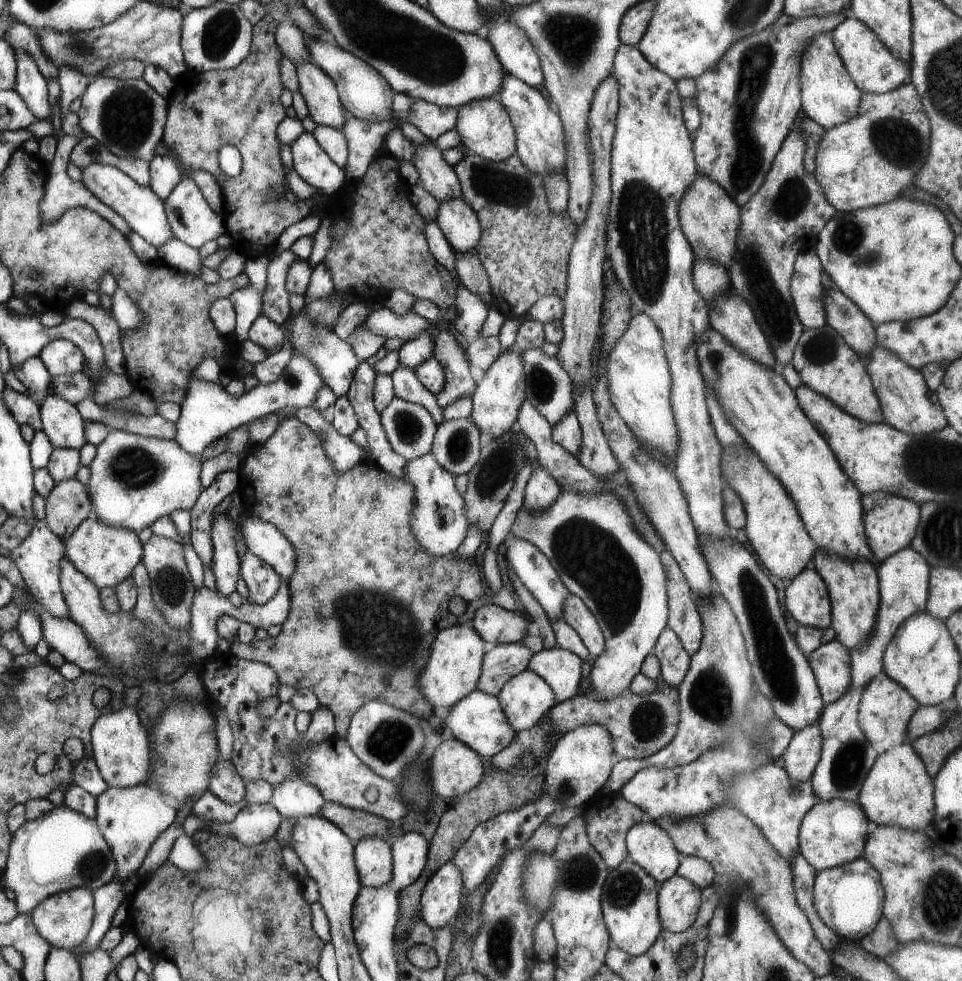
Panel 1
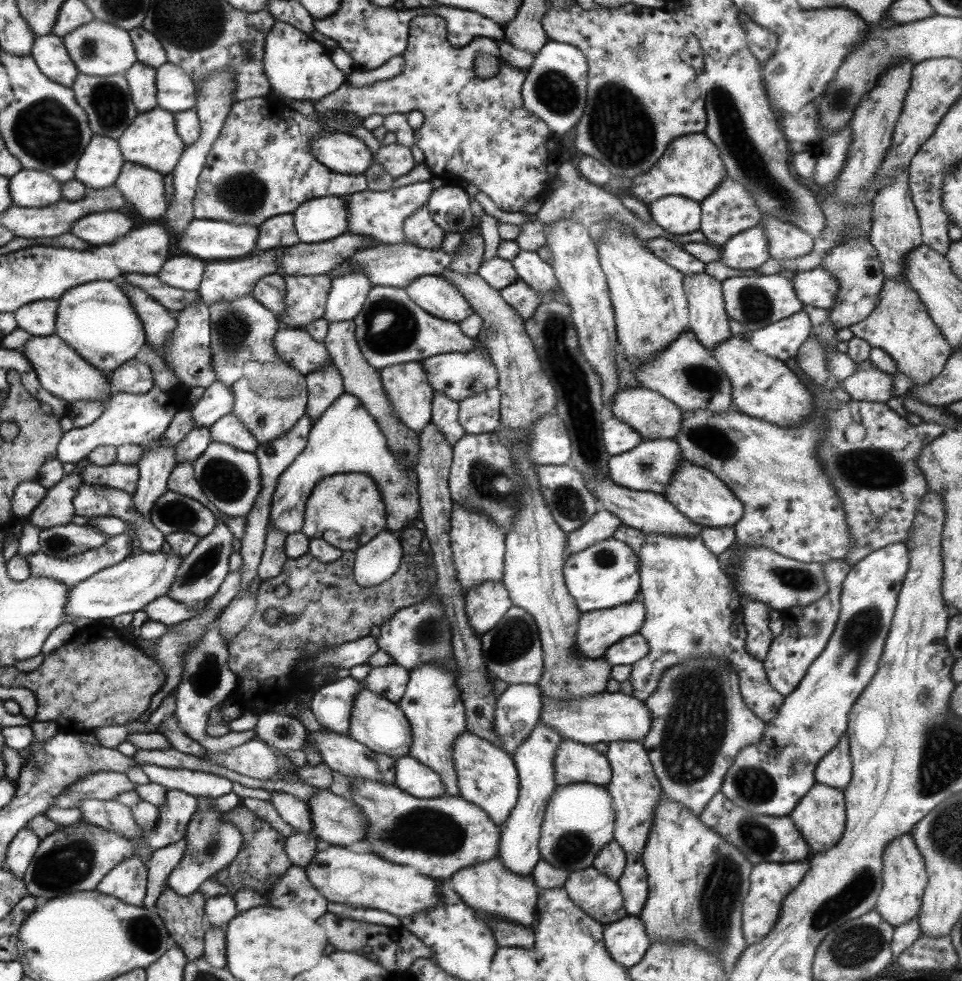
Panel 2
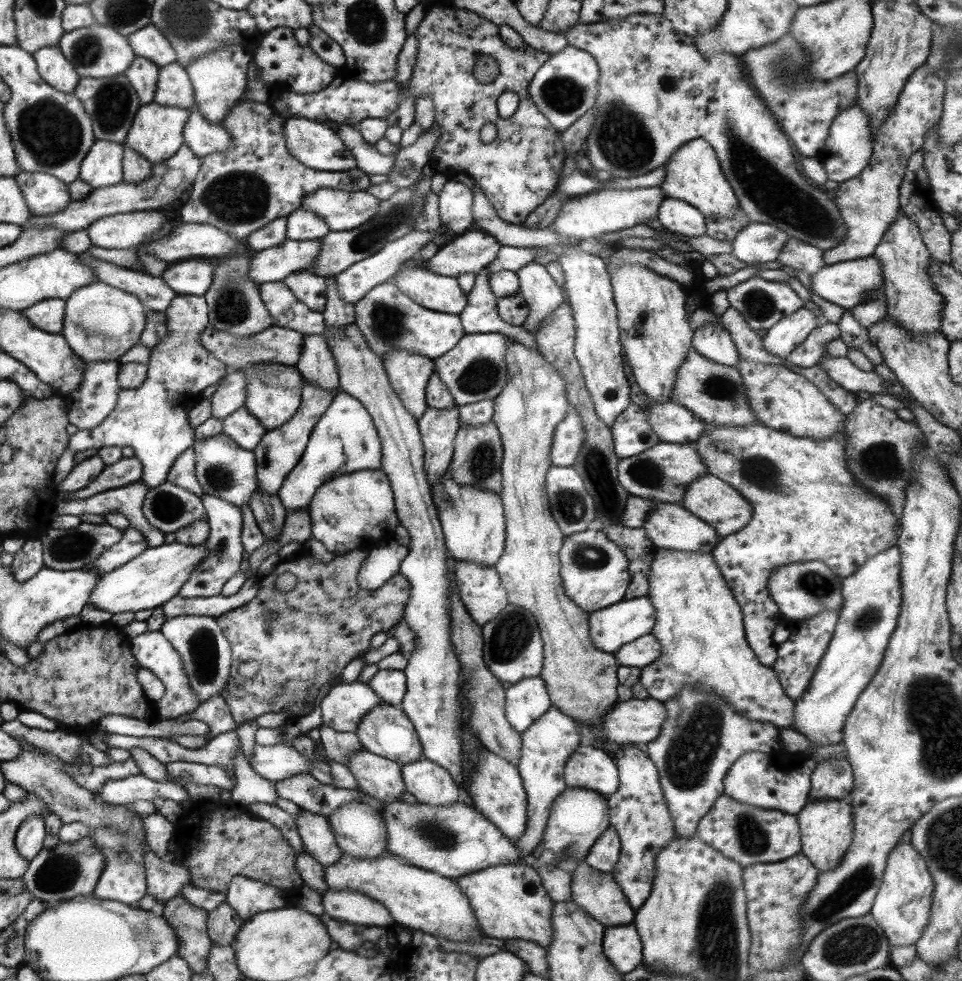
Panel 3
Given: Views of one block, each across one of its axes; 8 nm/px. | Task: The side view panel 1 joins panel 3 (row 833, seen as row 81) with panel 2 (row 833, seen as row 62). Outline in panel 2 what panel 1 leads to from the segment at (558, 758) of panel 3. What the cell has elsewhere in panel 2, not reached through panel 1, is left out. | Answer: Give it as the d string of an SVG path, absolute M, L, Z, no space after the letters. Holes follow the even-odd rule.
M537 724L529 738L517 746L513 752L513 762L519 774L519 800L515 808L509 812L509 818L505 824L499 826L499 848L497 848L497 860L501 860L503 868L507 872L513 872L517 876L527 876L533 872L533 866L541 860L539 856L539 836L541 836L541 822L545 808L549 804L549 798L557 790L555 784L555 750L563 742L563 736L557 730L551 730L549 726Z

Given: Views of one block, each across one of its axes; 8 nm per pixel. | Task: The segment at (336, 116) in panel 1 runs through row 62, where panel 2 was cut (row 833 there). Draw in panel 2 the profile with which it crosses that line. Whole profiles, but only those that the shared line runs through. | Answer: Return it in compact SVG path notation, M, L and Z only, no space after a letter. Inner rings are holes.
M271 792L271 806L275 808L275 812L279 814L279 818L289 824L297 834L307 834L311 836L313 830L313 818L309 814L309 808L305 806L307 802L287 794L287 792Z

